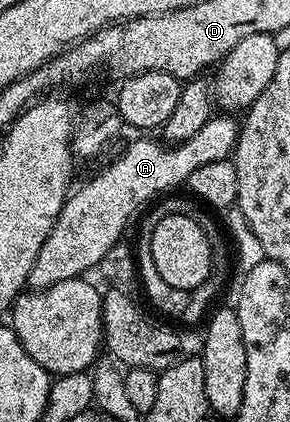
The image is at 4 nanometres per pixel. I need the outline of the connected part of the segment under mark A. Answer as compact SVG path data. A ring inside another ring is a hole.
M213 115L209 123L205 123L205 127L197 131L197 135L193 135L193 139L185 139L170 147L159 139L133 142L112 165L68 196L49 239L45 239L37 255L37 263L33 263L33 271L29 271L27 285L38 291L48 289L58 281L83 277L90 269L92 272L105 251L109 251L113 243L121 240L127 220L146 201L151 201L158 193L167 193L178 185L186 186L189 175L193 175L197 167L205 167L205 163L226 161L234 154L240 127L240 122L235 120L231 115Z

